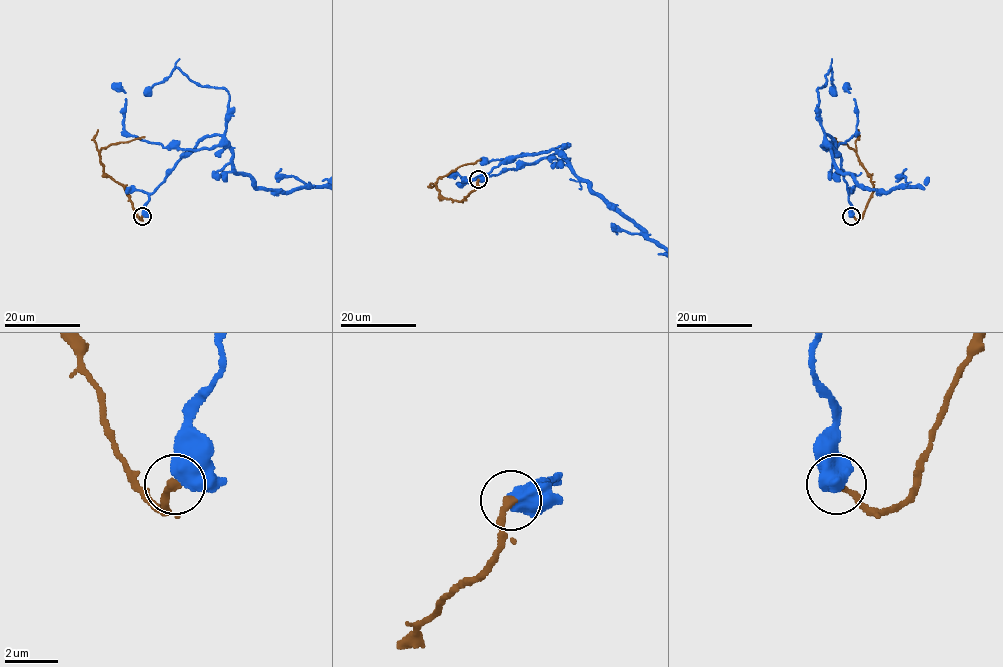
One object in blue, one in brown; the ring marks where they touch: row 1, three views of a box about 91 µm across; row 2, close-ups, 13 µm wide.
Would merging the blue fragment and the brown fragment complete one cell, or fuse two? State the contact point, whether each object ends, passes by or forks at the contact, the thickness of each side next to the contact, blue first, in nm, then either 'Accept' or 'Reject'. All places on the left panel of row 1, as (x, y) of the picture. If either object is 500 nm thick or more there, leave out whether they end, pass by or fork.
Place: (142, 216). Thickness 750 nm (blue) against 280 nm. Reject

